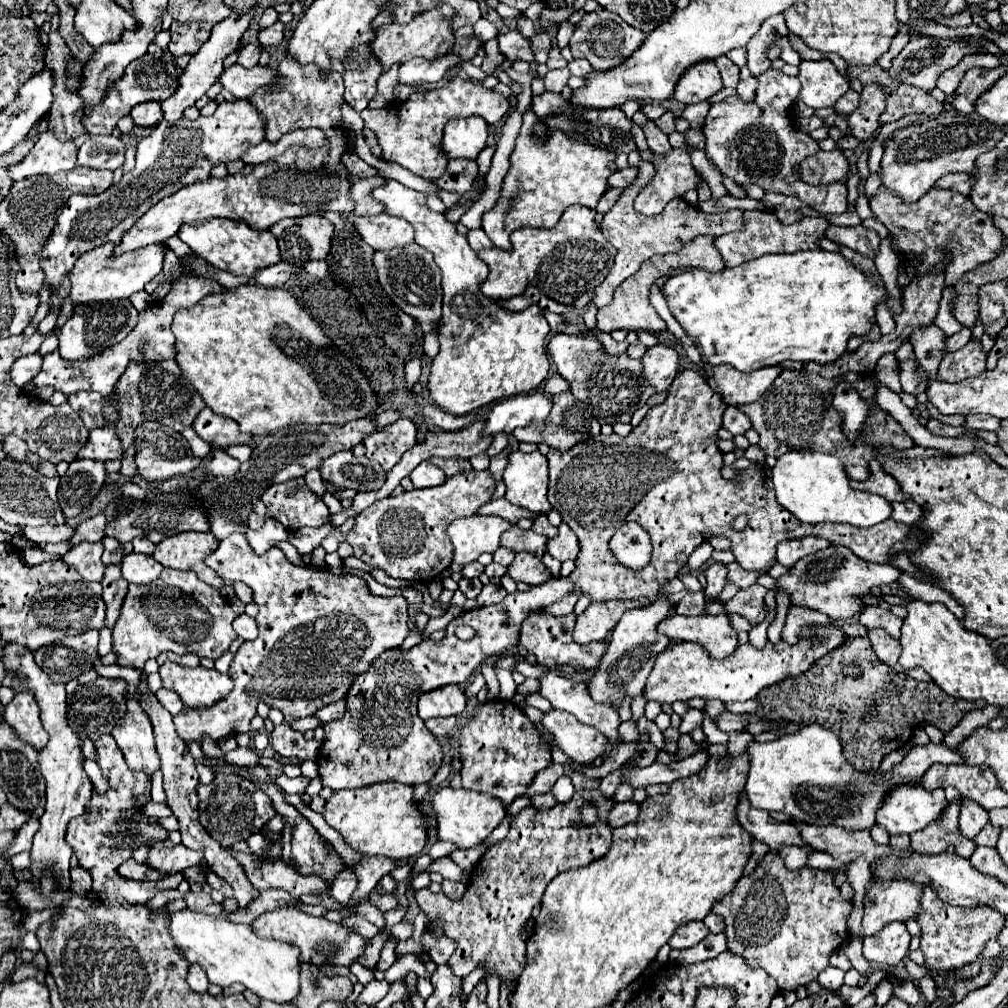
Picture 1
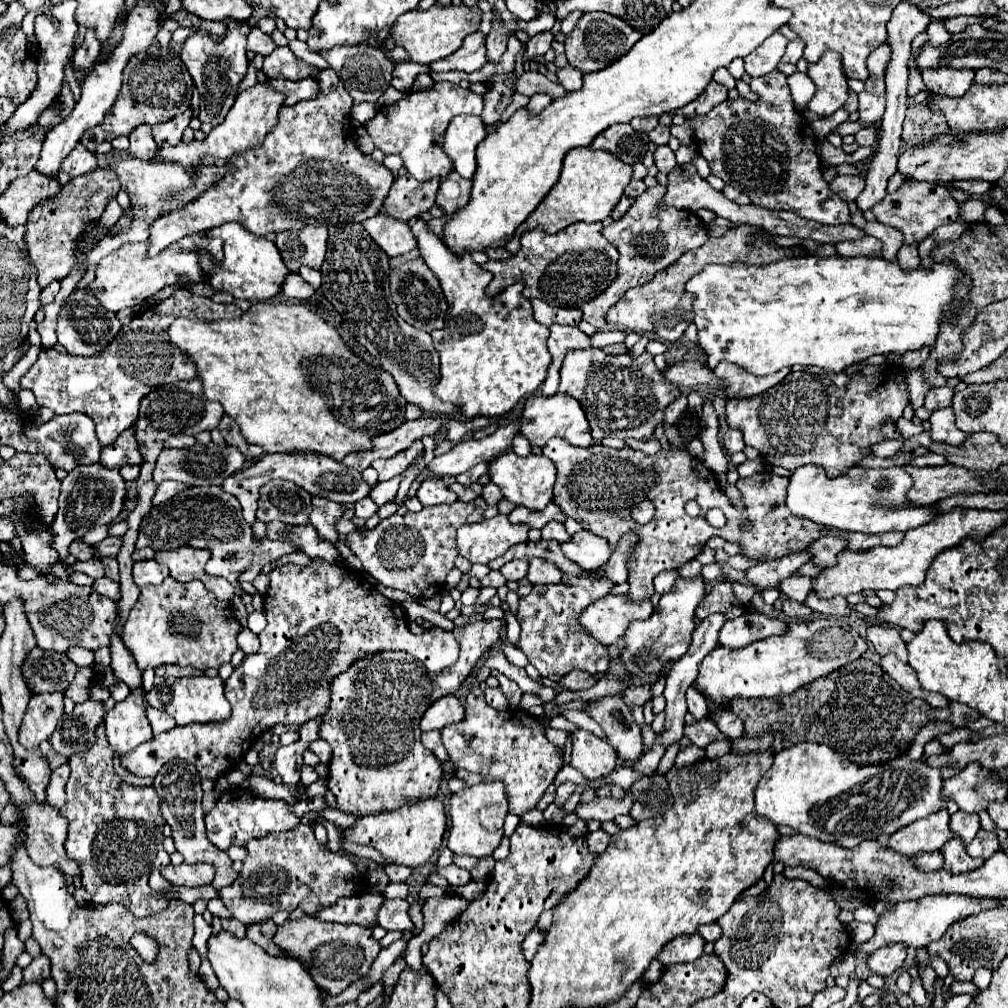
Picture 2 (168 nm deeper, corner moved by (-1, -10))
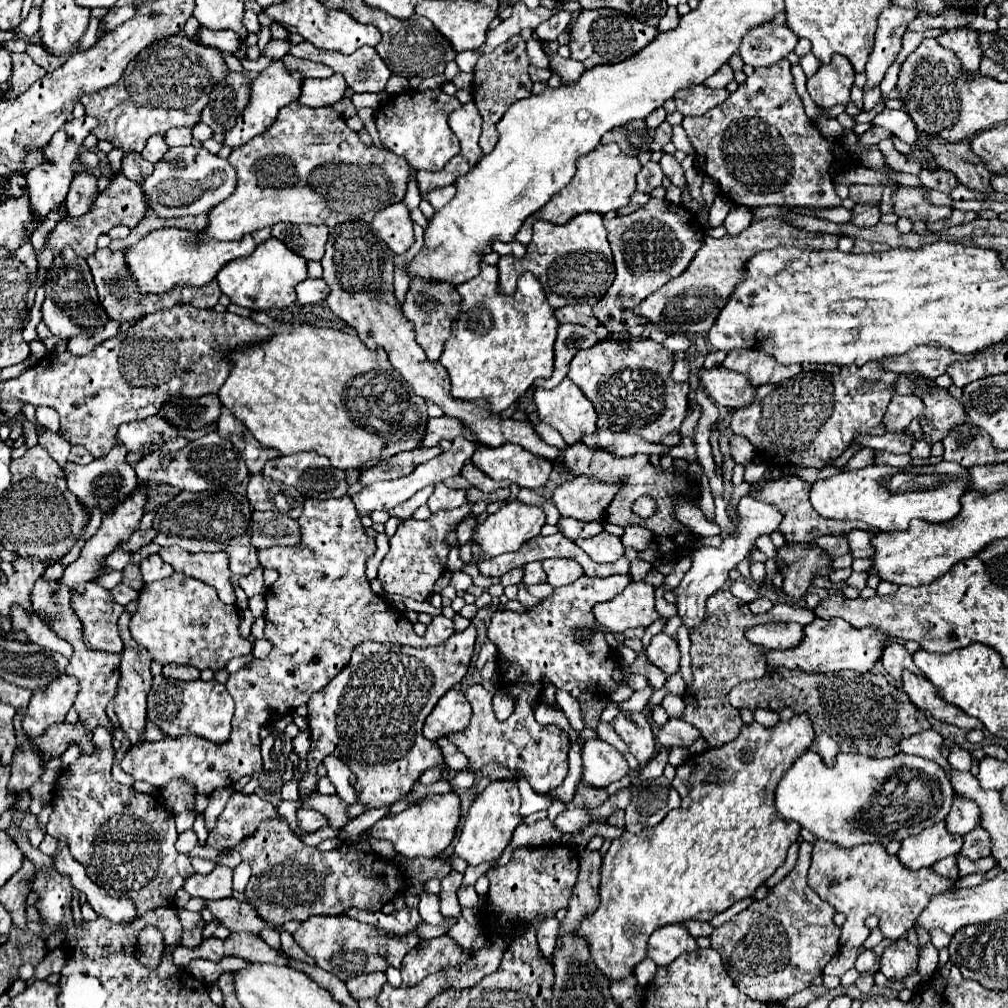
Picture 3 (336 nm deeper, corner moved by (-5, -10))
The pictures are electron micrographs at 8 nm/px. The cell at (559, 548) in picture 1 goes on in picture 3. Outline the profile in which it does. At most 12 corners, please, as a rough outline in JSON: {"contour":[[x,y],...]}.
{"contour":[[600,533],[576,545],[596,563],[624,555],[620,537]]}

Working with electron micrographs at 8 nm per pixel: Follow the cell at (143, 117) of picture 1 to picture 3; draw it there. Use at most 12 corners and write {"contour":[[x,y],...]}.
{"contour":[[140,153],[122,159],[122,173],[142,183],[152,173],[152,163]]}

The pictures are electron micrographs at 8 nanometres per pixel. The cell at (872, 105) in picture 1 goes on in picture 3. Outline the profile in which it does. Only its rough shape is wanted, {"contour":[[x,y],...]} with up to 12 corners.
{"contour":[[890,3],[878,15],[866,87],[880,85],[916,9]]}

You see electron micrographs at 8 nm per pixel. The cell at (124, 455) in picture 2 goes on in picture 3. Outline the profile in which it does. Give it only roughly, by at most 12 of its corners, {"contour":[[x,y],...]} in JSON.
{"contour":[[159,415],[122,423],[118,441],[128,451],[178,437]]}

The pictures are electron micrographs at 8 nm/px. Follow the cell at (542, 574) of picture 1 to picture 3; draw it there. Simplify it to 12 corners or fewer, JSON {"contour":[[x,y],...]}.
{"contour":[[544,559],[552,587],[574,583],[584,575],[574,559]]}

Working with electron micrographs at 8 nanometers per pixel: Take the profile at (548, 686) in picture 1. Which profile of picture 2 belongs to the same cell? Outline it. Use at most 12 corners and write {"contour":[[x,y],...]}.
{"contour":[[618,697],[584,709],[624,761],[642,755],[640,727]]}

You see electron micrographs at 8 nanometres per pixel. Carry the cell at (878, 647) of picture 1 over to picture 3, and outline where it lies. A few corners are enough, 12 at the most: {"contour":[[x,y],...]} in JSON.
{"contour":[[910,671],[902,685],[910,701],[940,723],[984,729],[982,721],[946,703],[936,687]]}

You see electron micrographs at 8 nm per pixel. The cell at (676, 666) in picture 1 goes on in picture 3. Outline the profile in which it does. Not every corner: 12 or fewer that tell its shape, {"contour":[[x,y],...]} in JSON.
{"contour":[[814,619],[768,671],[868,673],[890,635],[844,619]]}

